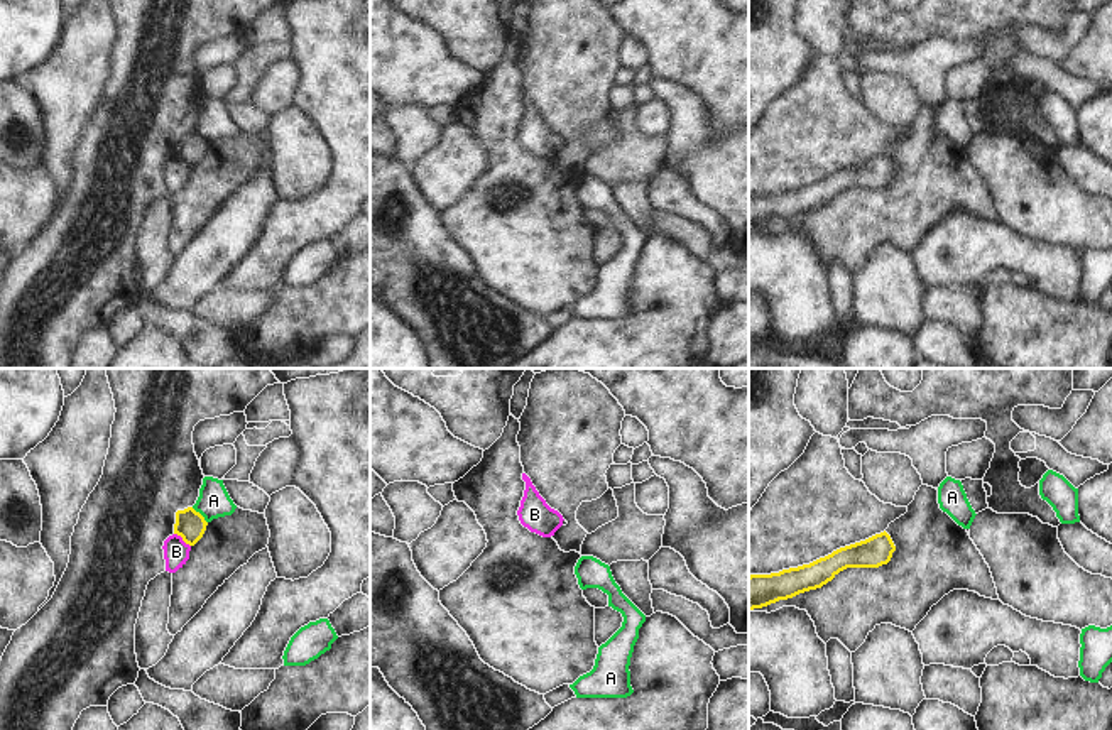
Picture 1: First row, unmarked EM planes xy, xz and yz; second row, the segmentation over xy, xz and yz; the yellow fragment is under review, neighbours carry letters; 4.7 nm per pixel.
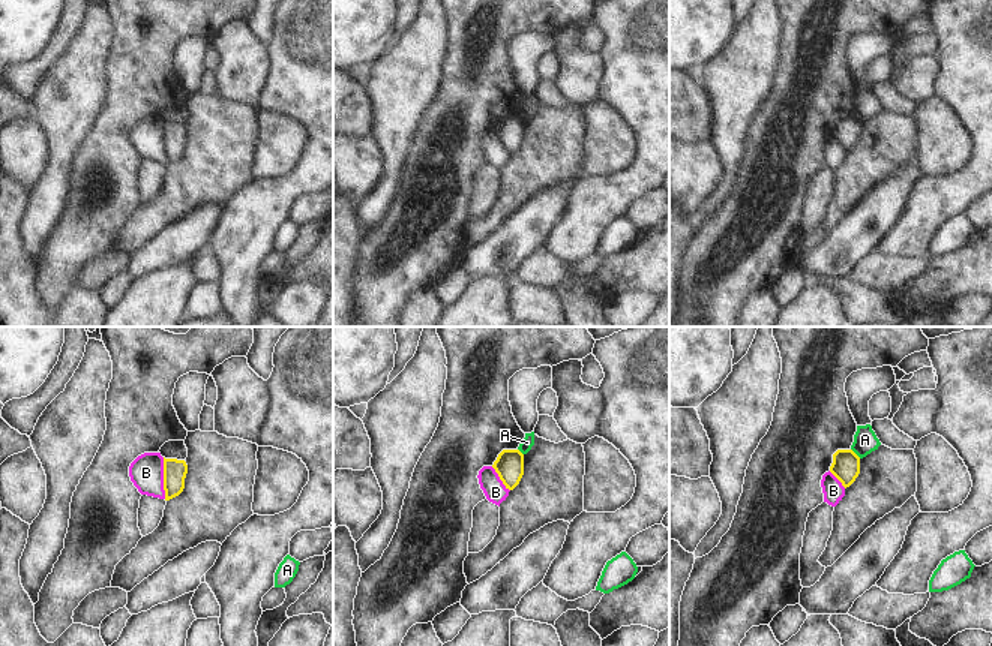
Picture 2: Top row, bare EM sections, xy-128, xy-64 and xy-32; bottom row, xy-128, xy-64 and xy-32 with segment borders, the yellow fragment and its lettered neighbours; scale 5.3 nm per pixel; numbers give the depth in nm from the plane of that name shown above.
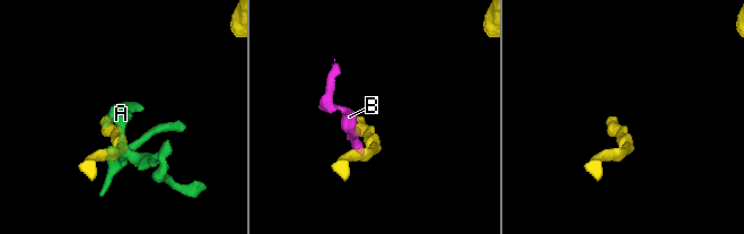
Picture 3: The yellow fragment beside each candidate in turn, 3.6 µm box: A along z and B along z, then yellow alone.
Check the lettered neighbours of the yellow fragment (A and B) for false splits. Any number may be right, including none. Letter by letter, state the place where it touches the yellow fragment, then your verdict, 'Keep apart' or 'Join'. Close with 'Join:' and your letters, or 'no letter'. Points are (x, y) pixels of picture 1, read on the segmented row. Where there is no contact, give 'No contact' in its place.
A: Touches yellow at xy (200, 514). Keep apart
B: Touches yellow at xy (183, 539). Keep apart
Join: no letter.

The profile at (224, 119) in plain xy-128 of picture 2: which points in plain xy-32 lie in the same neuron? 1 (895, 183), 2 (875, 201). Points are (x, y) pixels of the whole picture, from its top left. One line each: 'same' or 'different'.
1: different
2: different

